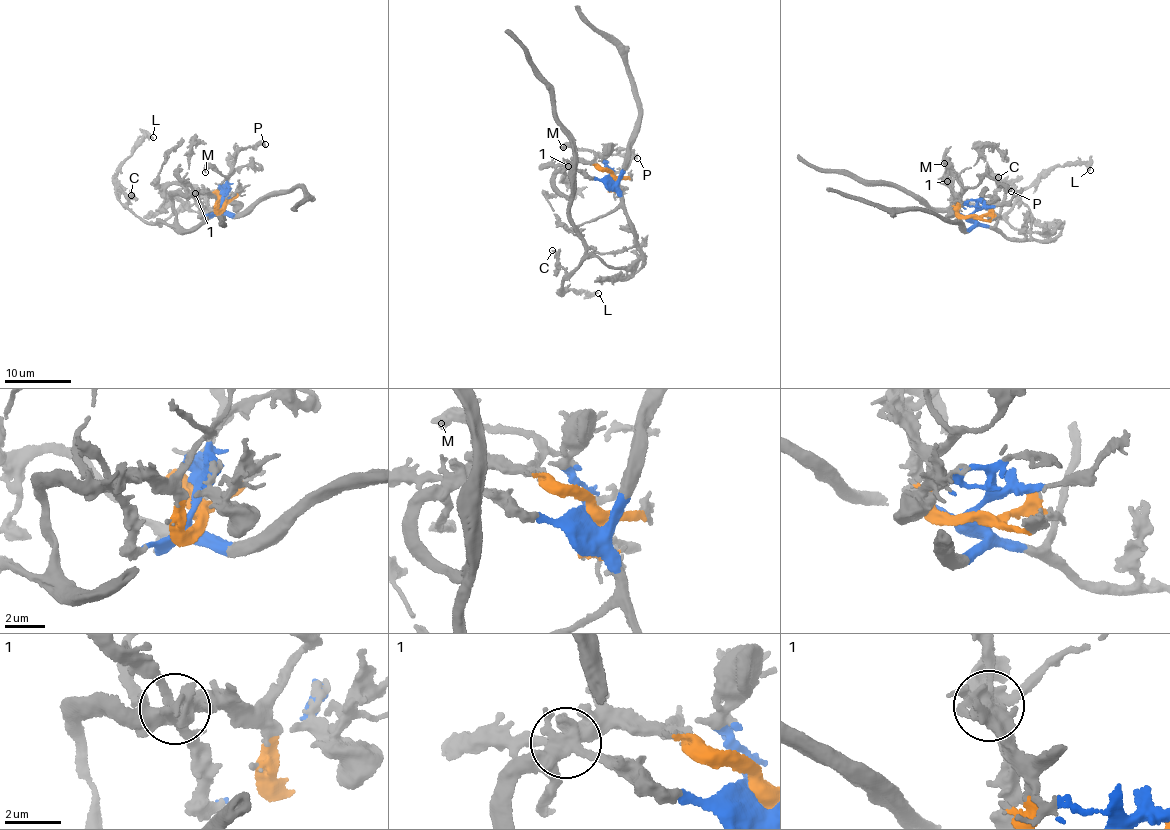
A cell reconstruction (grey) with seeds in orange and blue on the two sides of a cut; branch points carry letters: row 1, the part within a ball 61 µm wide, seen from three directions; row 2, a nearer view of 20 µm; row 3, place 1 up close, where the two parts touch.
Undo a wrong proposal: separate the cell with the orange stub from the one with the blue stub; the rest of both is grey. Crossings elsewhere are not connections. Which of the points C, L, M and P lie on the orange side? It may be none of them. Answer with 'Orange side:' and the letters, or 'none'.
Orange side: C, L, M, P

